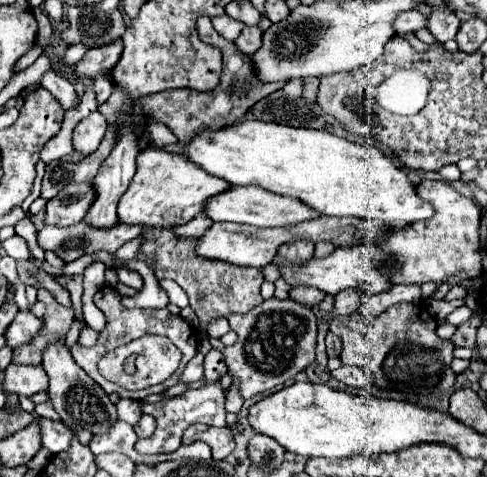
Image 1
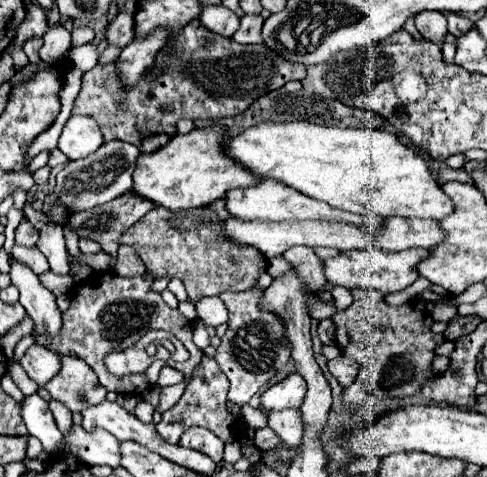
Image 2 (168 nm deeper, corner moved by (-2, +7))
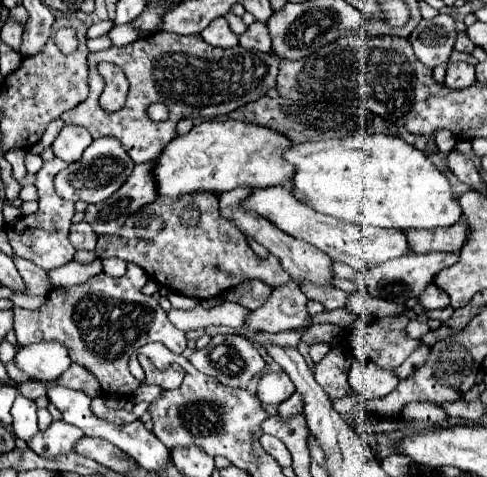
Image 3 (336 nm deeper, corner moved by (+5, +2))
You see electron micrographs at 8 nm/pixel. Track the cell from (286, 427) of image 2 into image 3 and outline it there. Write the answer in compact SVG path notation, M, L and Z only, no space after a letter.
M293 393L289 399L285 399L281 405L279 405L279 415L281 419L289 419L297 413L303 411L303 395L301 393Z

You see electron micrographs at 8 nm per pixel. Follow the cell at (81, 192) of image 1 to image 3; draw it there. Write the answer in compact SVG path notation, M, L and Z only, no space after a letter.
M113 137L95 139L85 149L85 153L79 161L71 163L67 169L63 169L55 177L55 189L57 189L59 197L63 197L63 199L99 203L99 201L105 201L107 197L111 197L125 183L125 177L129 177L129 173L133 171L133 165L135 163L131 161L131 157L127 157L125 149L119 145L117 139L113 139Z

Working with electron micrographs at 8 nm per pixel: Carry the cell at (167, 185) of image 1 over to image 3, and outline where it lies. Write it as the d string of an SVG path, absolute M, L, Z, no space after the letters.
M211 119L195 125L187 135L179 135L173 139L161 157L157 159L157 165L153 169L155 181L157 181L157 191L159 195L165 197L179 197L183 193L193 193L193 191L211 191L211 193L223 193L231 191L235 187L255 187L255 189L265 189L273 185L285 185L291 181L295 167L283 159L283 153L291 147L293 143L279 131L263 127L263 125L253 125L253 123L243 123L235 119Z

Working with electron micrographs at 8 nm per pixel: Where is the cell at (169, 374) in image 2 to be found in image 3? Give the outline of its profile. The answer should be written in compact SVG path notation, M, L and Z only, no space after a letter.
M141 385L141 387L133 393L131 403L139 403L139 401L147 401L147 403L151 403L155 397L161 395L161 391L163 391L163 389L159 389L157 385Z

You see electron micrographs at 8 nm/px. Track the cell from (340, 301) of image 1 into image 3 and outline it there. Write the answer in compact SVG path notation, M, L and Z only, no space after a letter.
M289 281L281 287L275 287L271 297L245 319L249 331L279 333L305 325L309 321L307 297L301 293L295 281Z

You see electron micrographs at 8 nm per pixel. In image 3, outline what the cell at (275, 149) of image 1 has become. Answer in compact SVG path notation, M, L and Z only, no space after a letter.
M393 135L295 143L285 151L285 159L295 165L293 187L307 197L309 205L347 223L407 231L451 227L463 217L445 173L423 151Z

